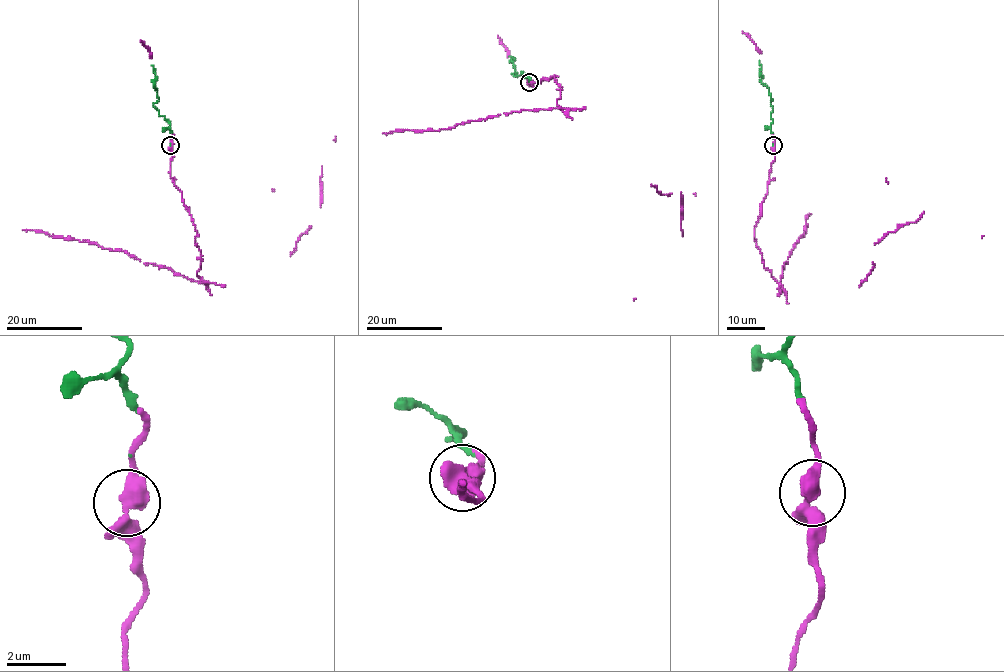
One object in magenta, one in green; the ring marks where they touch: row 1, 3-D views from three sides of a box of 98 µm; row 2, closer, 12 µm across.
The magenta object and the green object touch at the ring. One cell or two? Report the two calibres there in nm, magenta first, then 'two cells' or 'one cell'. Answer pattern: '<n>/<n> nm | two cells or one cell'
480/40 nm | one cell

